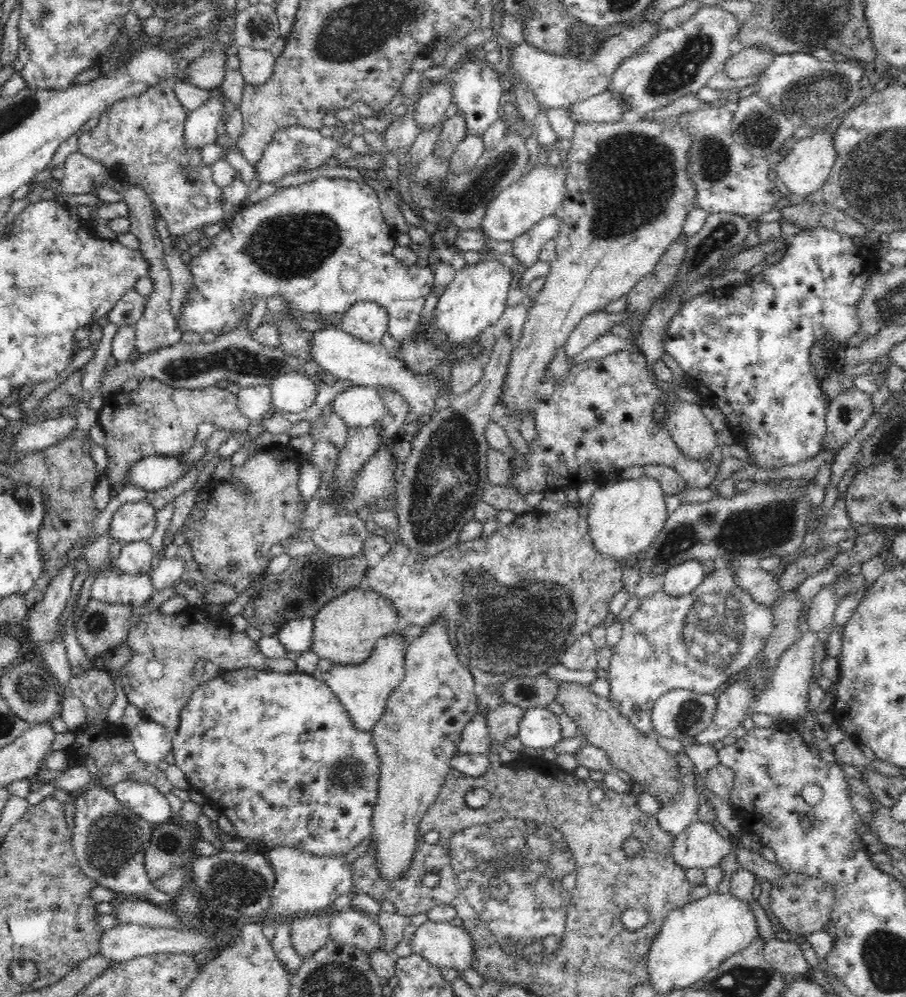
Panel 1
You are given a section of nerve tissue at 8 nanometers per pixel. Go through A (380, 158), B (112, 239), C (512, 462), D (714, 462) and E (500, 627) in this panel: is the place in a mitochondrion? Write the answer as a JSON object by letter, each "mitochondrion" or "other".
{"A":"other","B":"other","C":"other","D":"other","E":"mitochondrion"}

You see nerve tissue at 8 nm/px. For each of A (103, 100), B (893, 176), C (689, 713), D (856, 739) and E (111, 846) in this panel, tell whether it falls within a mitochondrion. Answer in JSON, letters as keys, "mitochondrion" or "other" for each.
{"A":"other","B":"mitochondrion","C":"mitochondrion","D":"other","E":"mitochondrion"}

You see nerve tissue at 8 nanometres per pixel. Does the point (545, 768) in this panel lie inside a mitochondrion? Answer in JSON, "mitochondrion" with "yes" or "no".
{"mitochondrion":"no"}

